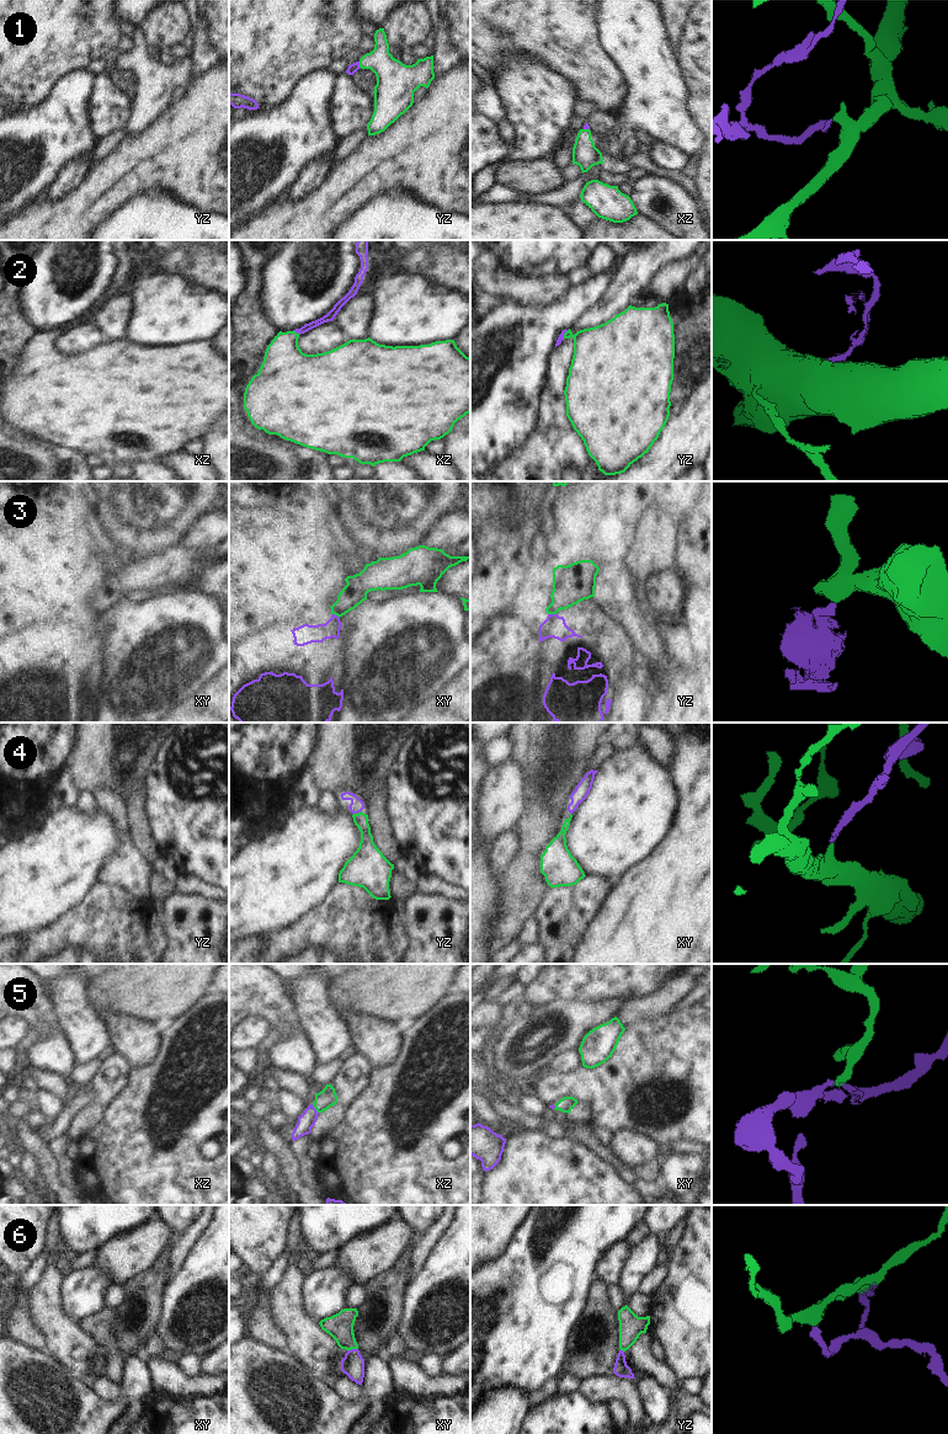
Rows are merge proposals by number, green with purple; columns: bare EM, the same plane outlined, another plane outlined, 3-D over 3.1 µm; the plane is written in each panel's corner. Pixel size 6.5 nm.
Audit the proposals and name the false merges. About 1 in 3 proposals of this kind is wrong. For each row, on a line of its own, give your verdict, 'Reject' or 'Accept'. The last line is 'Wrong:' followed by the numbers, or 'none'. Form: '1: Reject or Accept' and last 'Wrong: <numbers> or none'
1: Reject
2: Accept
3: Reject
4: Accept
5: Accept
6: Accept
Wrong: 1, 3.

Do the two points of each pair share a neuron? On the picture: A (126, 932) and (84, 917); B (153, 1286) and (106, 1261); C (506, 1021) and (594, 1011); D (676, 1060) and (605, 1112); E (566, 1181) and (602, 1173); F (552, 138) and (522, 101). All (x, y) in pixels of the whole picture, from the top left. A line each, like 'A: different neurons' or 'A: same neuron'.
A: same neuron
B: different neurons
C: different neurons
D: same neuron
E: same neuron
F: same neuron

